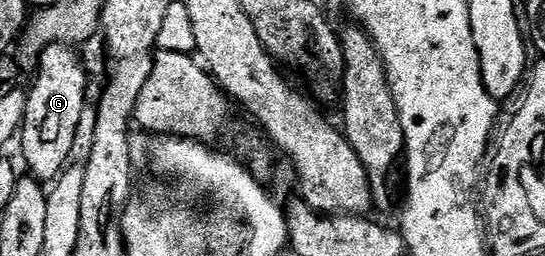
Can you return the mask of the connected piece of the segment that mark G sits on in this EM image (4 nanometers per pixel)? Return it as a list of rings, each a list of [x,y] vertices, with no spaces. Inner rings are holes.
[[[60,43],[41,54],[35,72],[37,88],[33,91],[33,103],[28,104],[19,144],[25,150],[25,163],[38,180],[56,180],[70,166],[73,146],[77,143],[77,130],[85,115],[85,67],[72,46]]]

